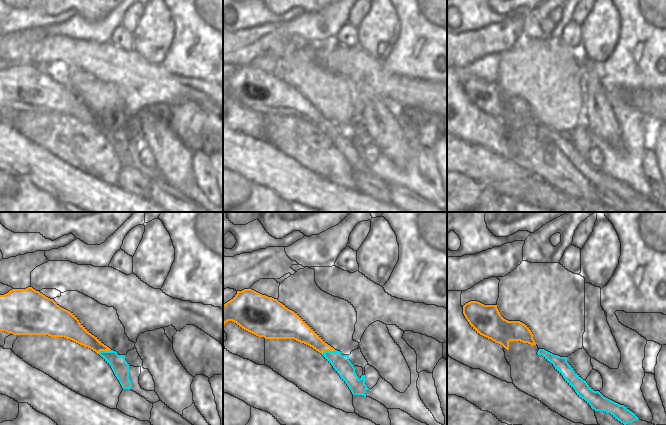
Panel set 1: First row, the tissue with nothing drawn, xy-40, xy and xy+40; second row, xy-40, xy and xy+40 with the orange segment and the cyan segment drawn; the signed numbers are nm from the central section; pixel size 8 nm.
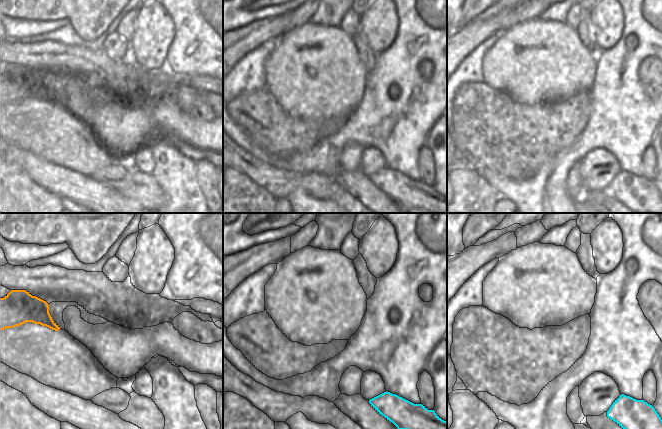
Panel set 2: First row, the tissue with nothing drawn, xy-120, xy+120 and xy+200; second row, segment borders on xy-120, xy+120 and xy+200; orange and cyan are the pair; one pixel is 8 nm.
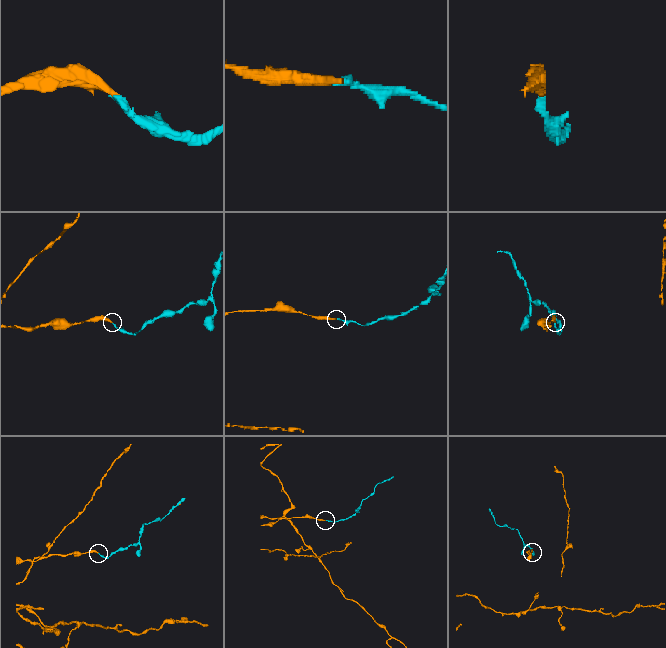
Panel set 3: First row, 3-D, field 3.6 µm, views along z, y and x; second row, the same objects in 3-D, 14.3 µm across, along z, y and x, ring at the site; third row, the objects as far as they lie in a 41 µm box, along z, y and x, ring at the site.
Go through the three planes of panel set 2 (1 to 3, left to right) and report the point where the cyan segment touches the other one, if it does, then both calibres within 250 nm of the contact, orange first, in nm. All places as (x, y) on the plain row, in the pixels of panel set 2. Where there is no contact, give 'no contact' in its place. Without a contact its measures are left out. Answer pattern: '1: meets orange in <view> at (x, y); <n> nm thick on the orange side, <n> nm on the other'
1: no contact
2: no contact
3: no contact

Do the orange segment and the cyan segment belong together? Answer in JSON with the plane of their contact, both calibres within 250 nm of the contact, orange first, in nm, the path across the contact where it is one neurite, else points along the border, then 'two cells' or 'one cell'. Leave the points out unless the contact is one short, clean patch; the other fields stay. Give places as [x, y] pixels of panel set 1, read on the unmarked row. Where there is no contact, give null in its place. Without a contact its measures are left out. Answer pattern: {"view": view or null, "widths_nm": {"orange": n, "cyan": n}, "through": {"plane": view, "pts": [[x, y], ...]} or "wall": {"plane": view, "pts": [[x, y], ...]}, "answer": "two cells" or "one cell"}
{"view": "xy", "widths_nm": {"orange": 150, "cyan": 140}, "answer": "one cell"}

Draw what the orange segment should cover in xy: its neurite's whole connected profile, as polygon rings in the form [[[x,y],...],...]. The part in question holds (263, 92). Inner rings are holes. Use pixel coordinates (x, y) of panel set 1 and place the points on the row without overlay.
[[[252,65],[237,67],[237,70],[223,81],[223,102],[232,97],[242,105],[265,115],[294,115],[304,119],[319,129],[333,142],[341,155],[347,160],[353,171],[366,173],[365,167],[369,166],[365,160],[365,151],[360,154],[355,148],[355,143],[349,136],[349,131],[342,131],[328,121],[297,89],[288,85],[277,75],[262,71]]]

